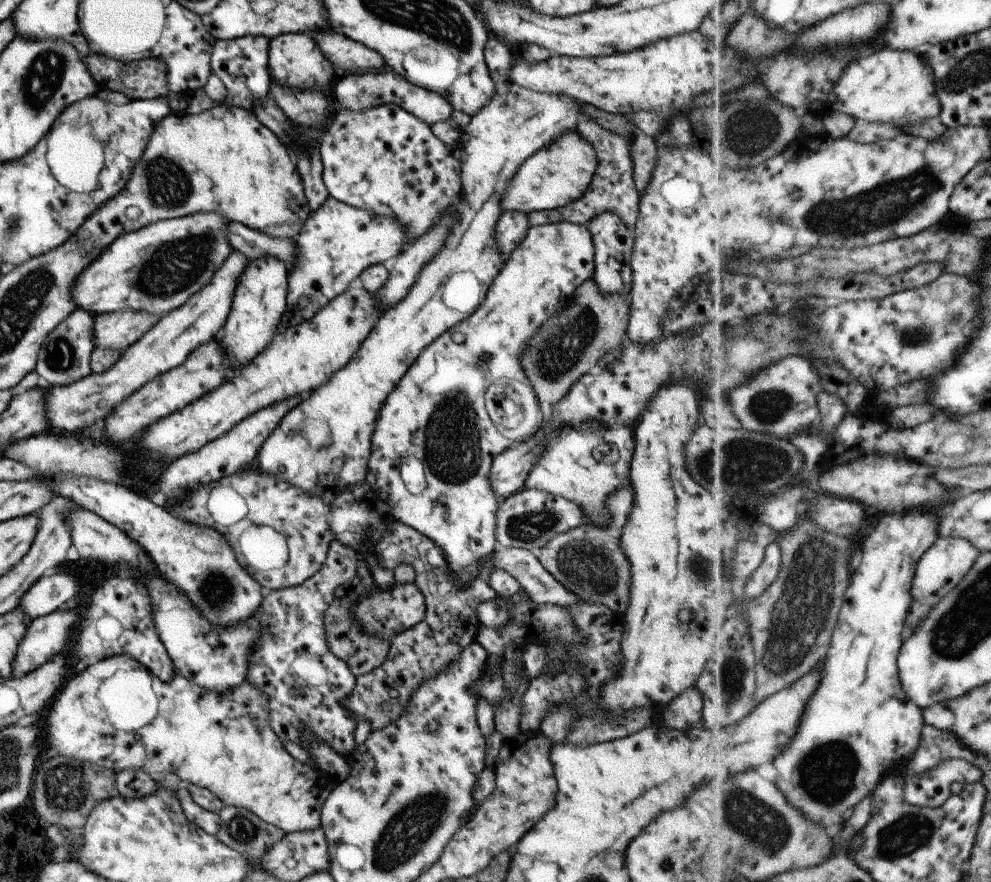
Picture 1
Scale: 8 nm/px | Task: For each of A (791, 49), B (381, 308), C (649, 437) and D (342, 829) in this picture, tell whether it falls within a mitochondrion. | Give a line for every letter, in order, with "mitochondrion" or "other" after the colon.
A: other
B: other
C: other
D: other

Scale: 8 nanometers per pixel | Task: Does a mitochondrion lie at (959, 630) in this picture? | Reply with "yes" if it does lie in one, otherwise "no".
yes

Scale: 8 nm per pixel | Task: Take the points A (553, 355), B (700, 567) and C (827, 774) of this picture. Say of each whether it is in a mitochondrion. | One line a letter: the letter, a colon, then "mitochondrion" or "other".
A: mitochondrion
B: mitochondrion
C: mitochondrion

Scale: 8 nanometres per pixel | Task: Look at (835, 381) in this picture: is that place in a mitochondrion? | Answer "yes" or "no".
no

